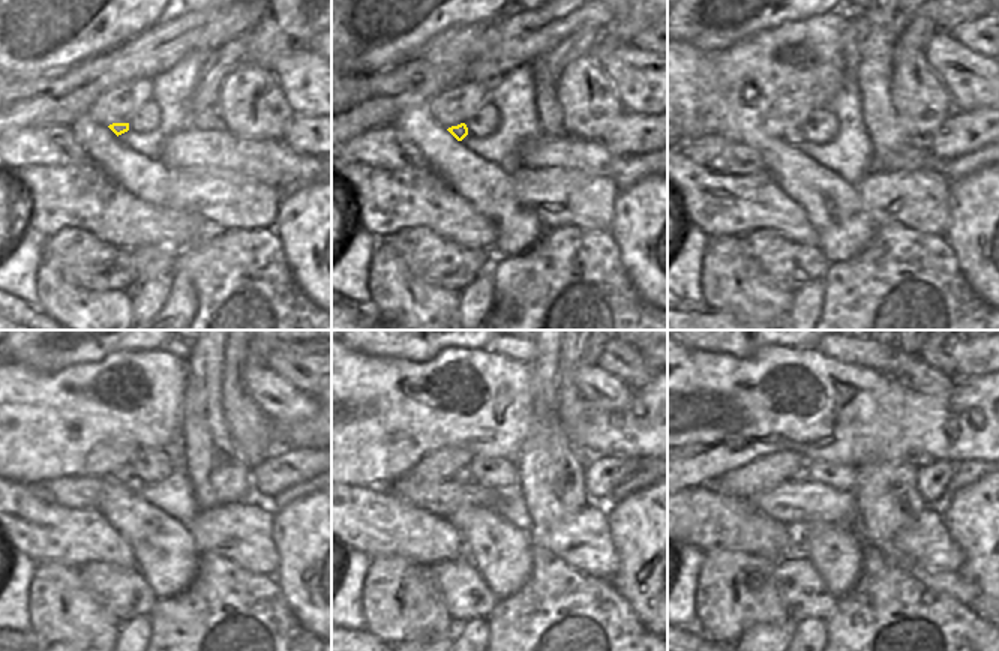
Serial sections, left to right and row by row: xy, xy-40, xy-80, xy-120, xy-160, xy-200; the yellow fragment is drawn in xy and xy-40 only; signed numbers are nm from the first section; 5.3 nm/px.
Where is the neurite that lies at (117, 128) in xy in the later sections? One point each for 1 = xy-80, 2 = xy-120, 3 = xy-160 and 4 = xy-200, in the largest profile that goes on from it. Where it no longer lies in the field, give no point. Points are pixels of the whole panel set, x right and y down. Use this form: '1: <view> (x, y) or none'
1: xy-80 (795, 138)
2: xy-120 (123, 474)
3: xy-160 (462, 474)
4: xy-200 (803, 474)

